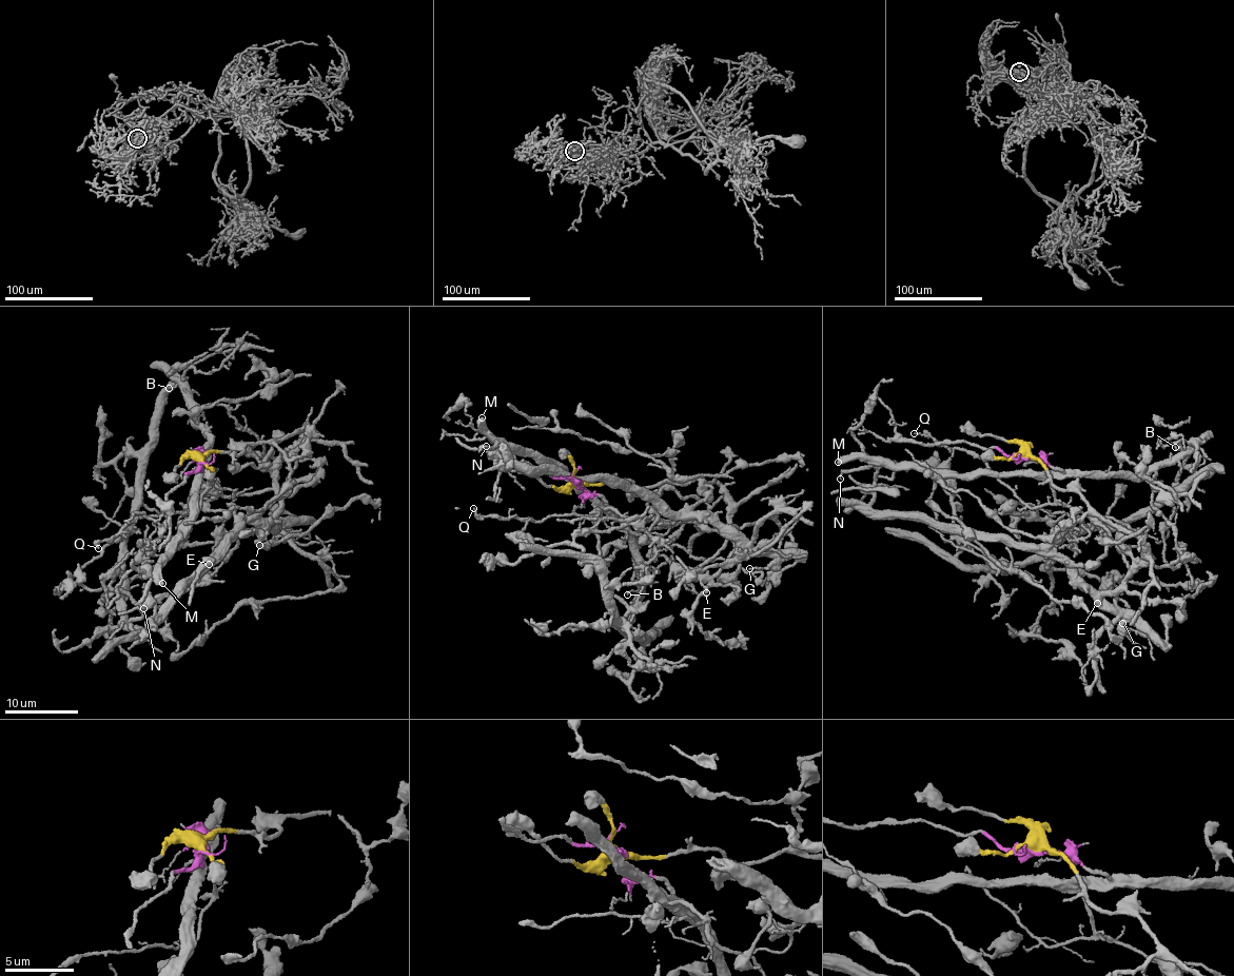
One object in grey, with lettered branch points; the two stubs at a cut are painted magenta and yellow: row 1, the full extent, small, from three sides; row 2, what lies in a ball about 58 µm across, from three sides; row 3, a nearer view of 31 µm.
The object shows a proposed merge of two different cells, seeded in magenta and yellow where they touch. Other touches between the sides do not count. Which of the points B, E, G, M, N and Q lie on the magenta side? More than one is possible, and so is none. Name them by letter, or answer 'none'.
B, M, N, Q

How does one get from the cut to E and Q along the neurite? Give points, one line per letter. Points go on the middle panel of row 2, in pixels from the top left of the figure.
E: (576, 480), (719, 485), (737, 546), (718, 576), (701, 580), (705, 592)
Q: (576, 480), (580, 487), (601, 496), (605, 508), (622, 518), (568, 513), (529, 521), (482, 518), (474, 507)

